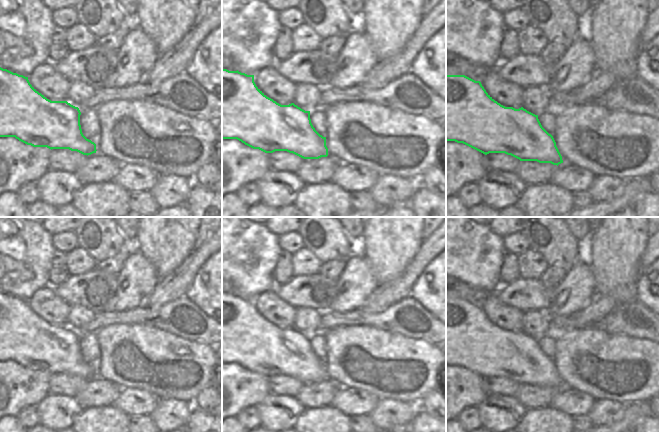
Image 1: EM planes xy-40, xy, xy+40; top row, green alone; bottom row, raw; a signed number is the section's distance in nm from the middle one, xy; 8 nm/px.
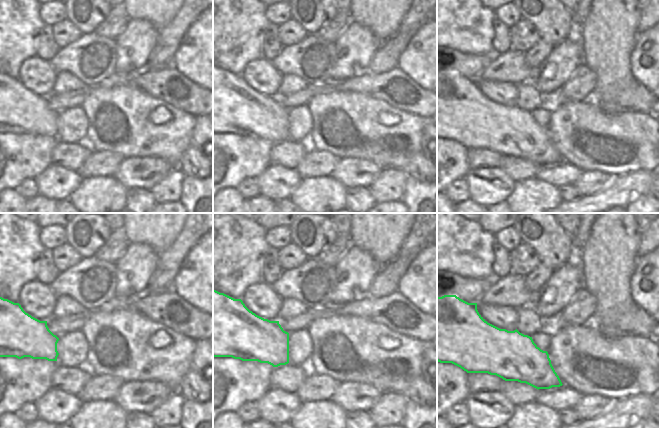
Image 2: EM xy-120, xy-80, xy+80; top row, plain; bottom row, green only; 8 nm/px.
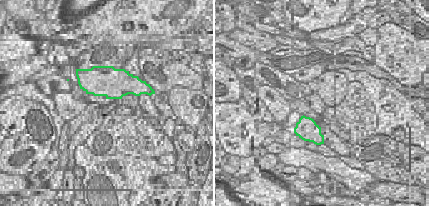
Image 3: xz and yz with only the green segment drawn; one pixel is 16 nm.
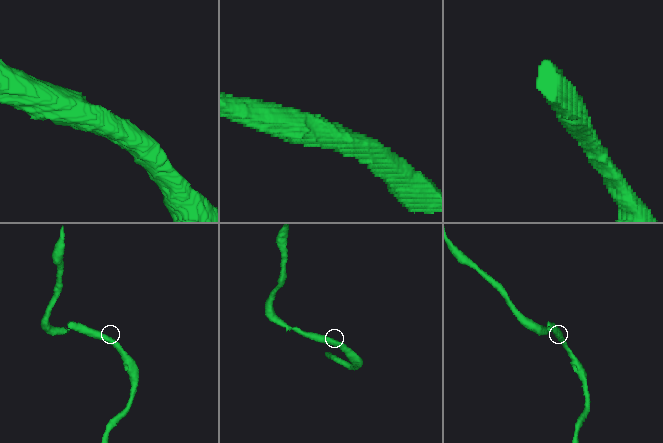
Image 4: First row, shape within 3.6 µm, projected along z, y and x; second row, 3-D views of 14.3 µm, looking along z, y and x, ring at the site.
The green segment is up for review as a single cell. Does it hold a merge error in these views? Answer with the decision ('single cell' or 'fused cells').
single cell

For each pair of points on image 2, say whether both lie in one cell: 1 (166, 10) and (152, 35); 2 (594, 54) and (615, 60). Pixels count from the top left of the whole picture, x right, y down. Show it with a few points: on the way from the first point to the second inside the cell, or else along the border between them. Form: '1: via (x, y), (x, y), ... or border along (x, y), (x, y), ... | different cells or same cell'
1: border along (134, 19), (145, 19), (158, 29) | different cells
2: via (599, 54), (606, 54), (610, 58) | same cell

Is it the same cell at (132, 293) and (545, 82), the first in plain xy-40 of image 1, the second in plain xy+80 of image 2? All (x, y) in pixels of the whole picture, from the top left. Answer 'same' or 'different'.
same

